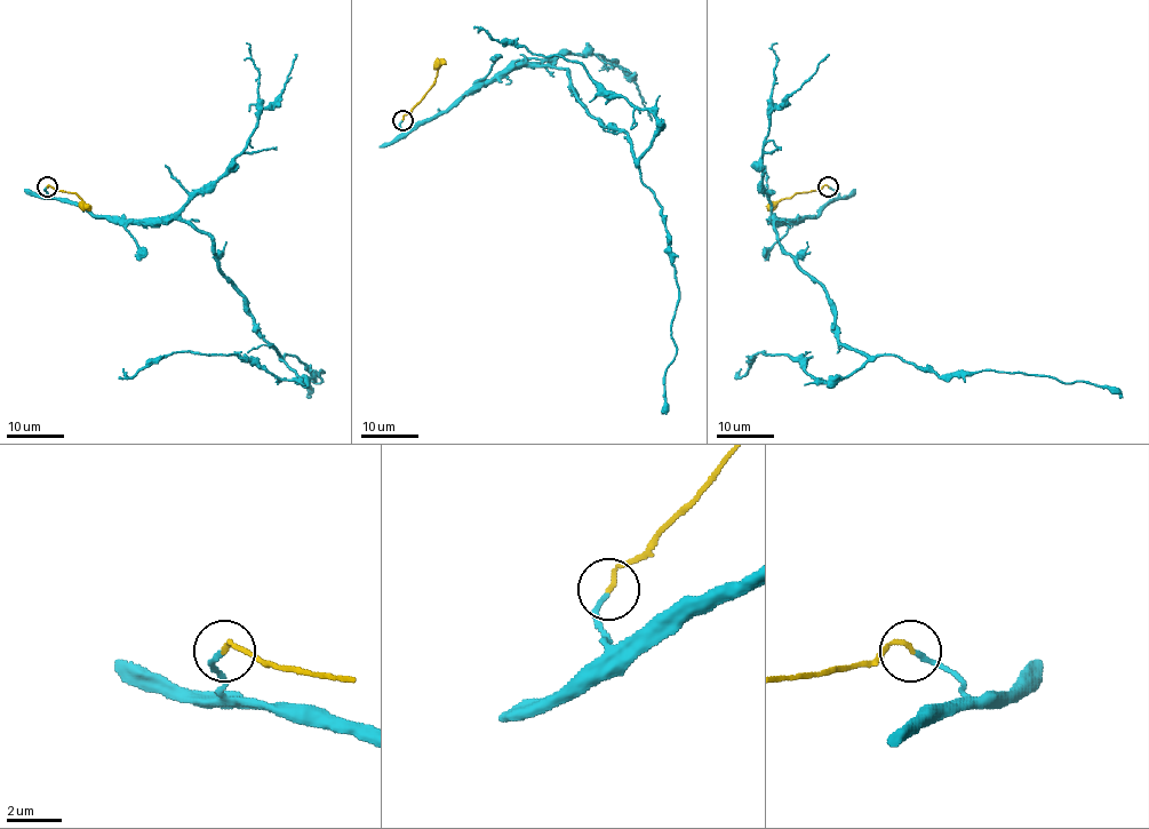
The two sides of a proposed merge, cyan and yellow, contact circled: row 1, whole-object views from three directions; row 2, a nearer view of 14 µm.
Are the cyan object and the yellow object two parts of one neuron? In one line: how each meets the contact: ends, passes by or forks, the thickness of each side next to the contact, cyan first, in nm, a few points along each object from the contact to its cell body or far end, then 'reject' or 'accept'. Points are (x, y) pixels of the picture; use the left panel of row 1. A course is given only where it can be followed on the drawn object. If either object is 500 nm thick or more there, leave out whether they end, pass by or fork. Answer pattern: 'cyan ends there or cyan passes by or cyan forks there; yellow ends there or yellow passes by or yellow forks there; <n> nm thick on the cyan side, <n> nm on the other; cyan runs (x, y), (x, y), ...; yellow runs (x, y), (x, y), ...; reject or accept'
cyan ends there; yellow ends there; 170 nm thick on the cyan side, 170 nm on the other; cyan runs (48, 188), (95, 215), (190, 221), (208, 236), (254, 328), (301, 382), (234, 353), (124, 368); yellow runs (48, 188), (74, 193), (87, 208); accept

